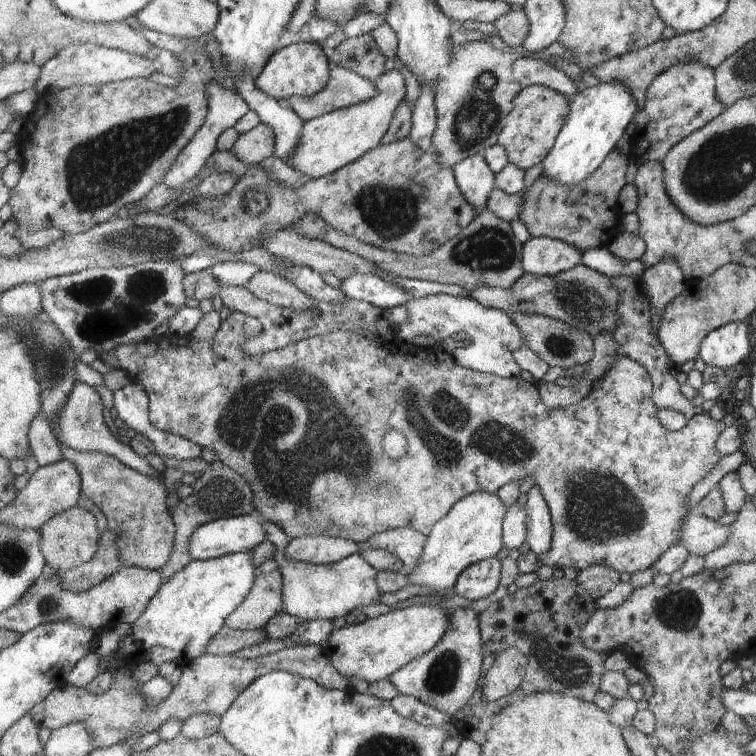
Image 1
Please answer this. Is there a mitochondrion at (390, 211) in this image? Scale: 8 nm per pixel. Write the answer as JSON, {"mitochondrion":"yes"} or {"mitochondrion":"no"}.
{"mitochondrion":"yes"}

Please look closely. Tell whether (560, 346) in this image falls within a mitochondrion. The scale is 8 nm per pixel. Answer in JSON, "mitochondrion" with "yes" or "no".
{"mitochondrion":"yes"}

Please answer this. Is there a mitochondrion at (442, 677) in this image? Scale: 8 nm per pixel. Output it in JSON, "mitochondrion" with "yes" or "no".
{"mitochondrion":"yes"}

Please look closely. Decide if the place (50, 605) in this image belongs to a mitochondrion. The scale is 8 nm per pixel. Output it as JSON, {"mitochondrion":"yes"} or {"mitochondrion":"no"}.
{"mitochondrion":"yes"}

